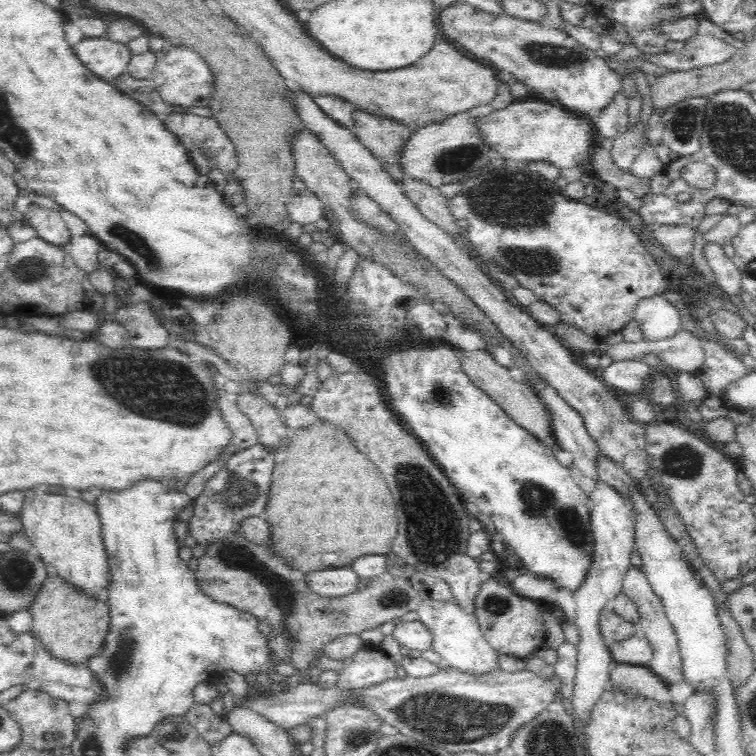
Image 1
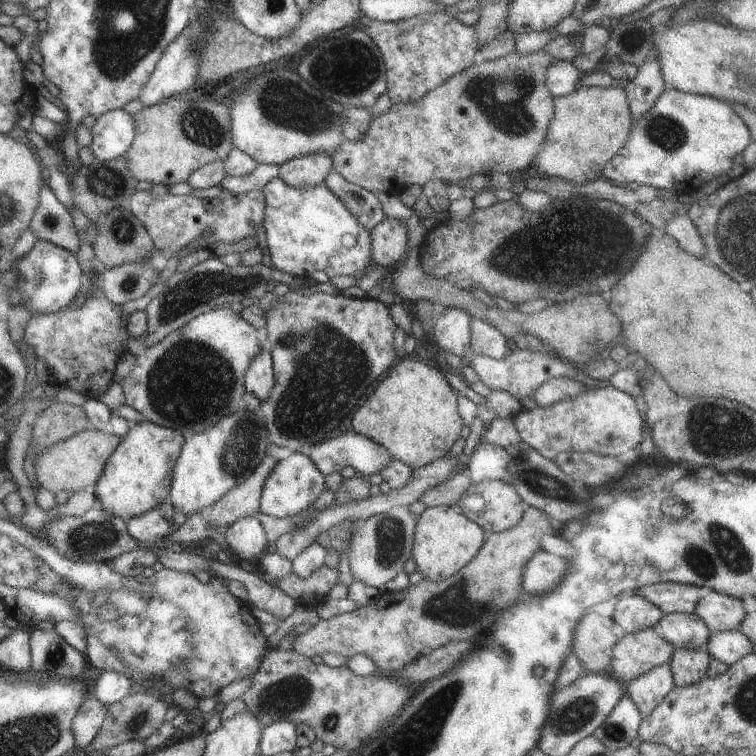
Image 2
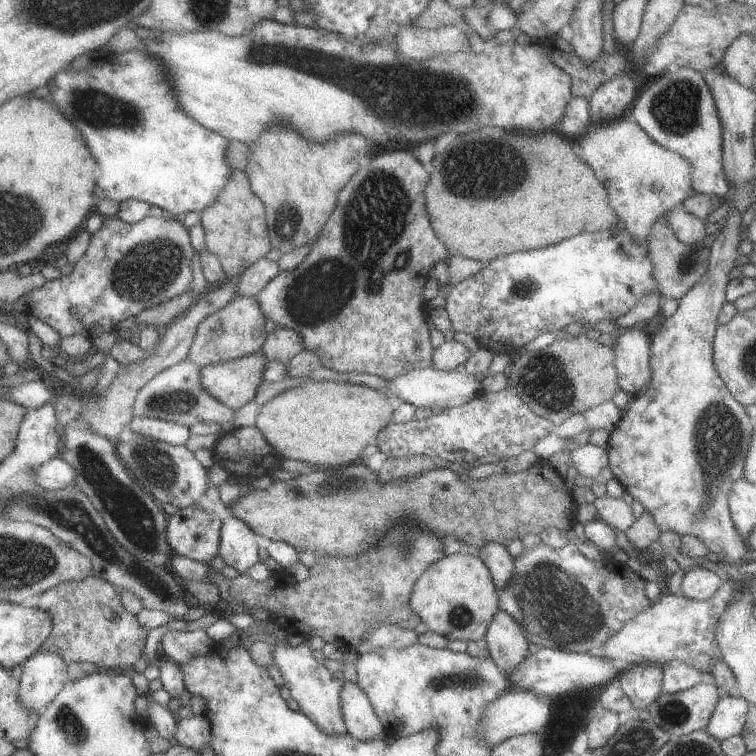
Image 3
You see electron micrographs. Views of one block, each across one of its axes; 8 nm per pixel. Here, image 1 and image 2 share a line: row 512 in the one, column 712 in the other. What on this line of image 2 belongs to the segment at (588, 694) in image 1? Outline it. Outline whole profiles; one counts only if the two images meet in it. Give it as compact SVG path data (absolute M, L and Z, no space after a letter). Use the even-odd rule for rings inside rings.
M710 591L698 599L694 614L712 633L715 633L736 629L738 624L744 620L746 612L738 597Z

